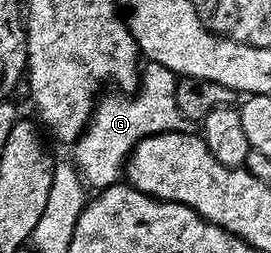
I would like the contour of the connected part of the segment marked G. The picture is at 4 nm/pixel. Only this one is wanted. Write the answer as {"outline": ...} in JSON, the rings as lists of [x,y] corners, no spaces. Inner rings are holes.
{"outline":[[[149,62],[146,67],[140,75],[139,89],[136,92],[112,92],[107,98],[102,97],[98,101],[84,134],[75,143],[75,165],[90,187],[118,185],[125,163],[129,161],[129,154],[139,144],[139,140],[152,134],[190,129],[191,124],[181,115],[179,104],[175,100],[178,75],[172,74],[158,62]]]}

